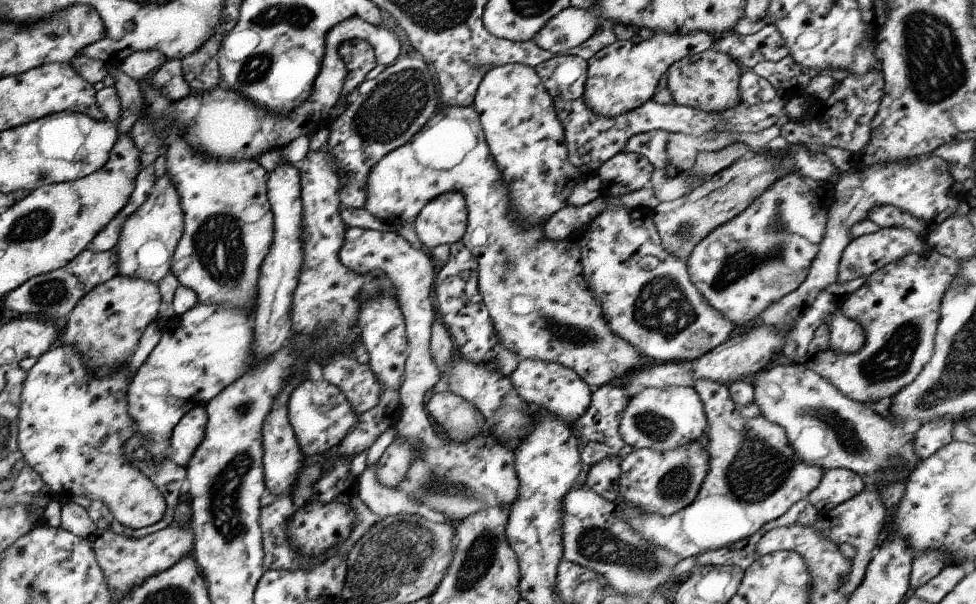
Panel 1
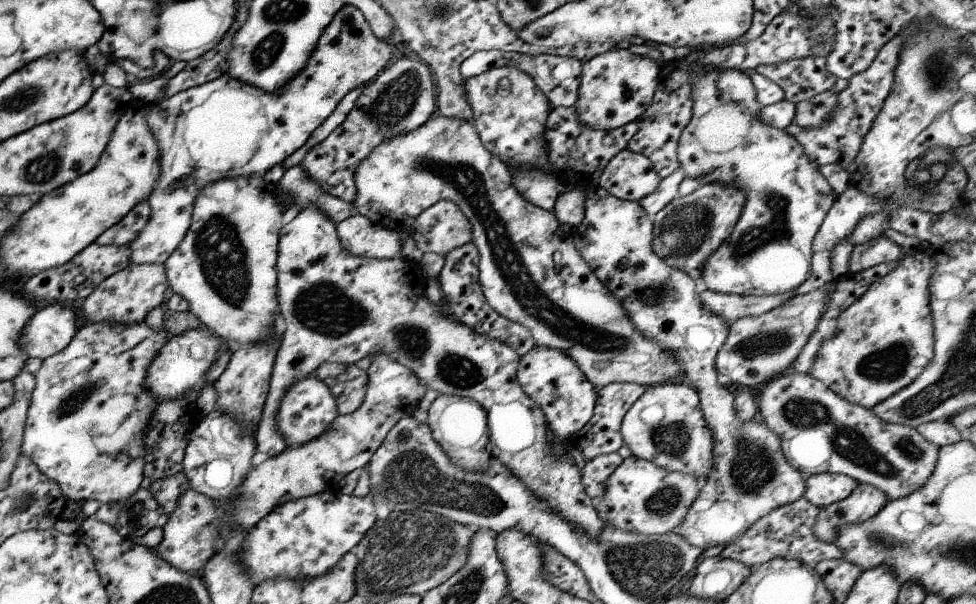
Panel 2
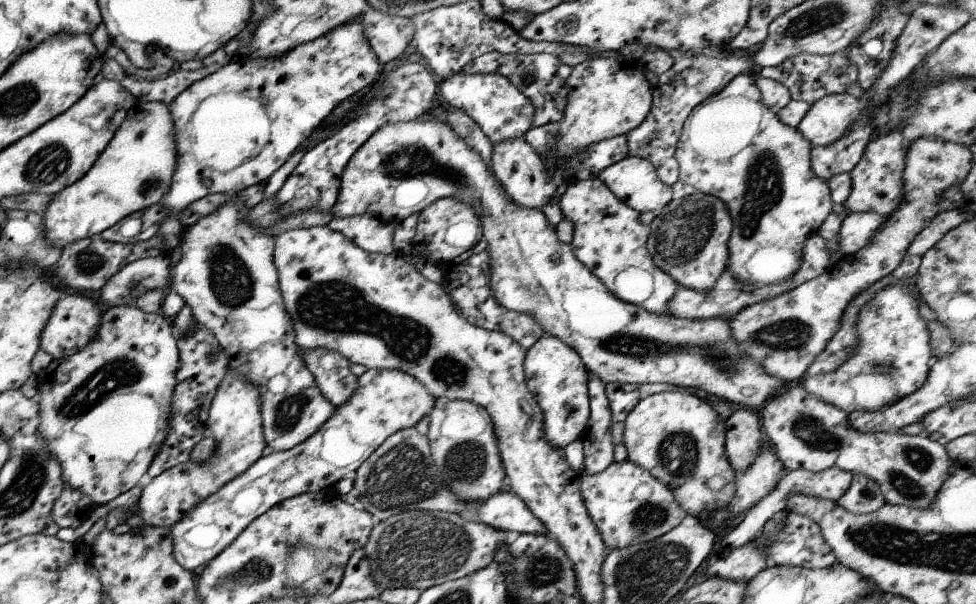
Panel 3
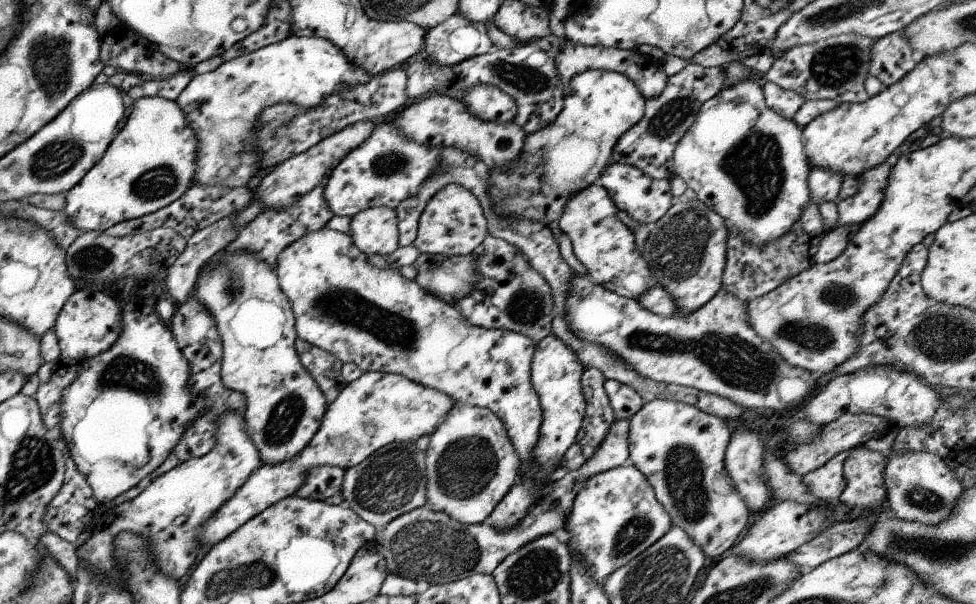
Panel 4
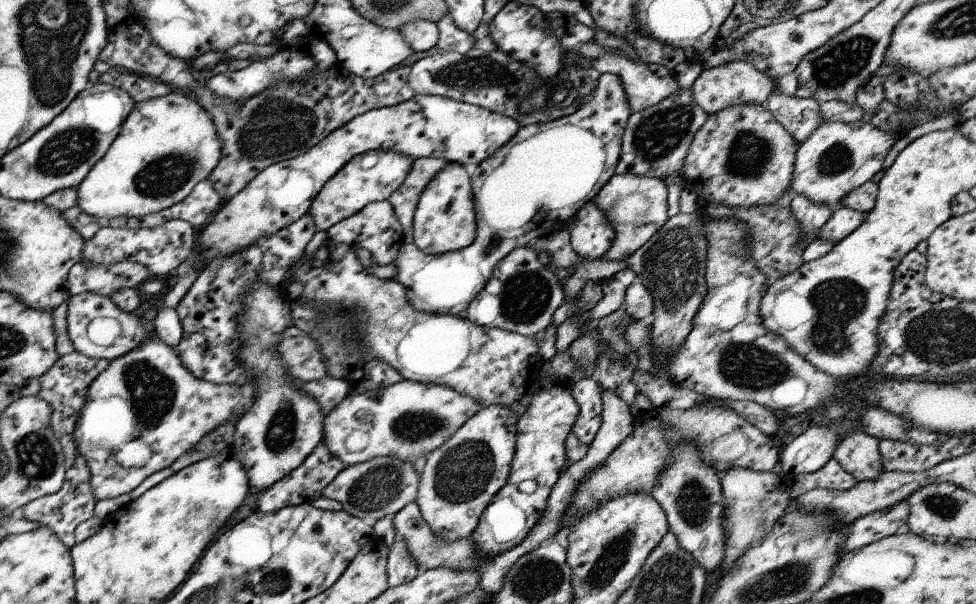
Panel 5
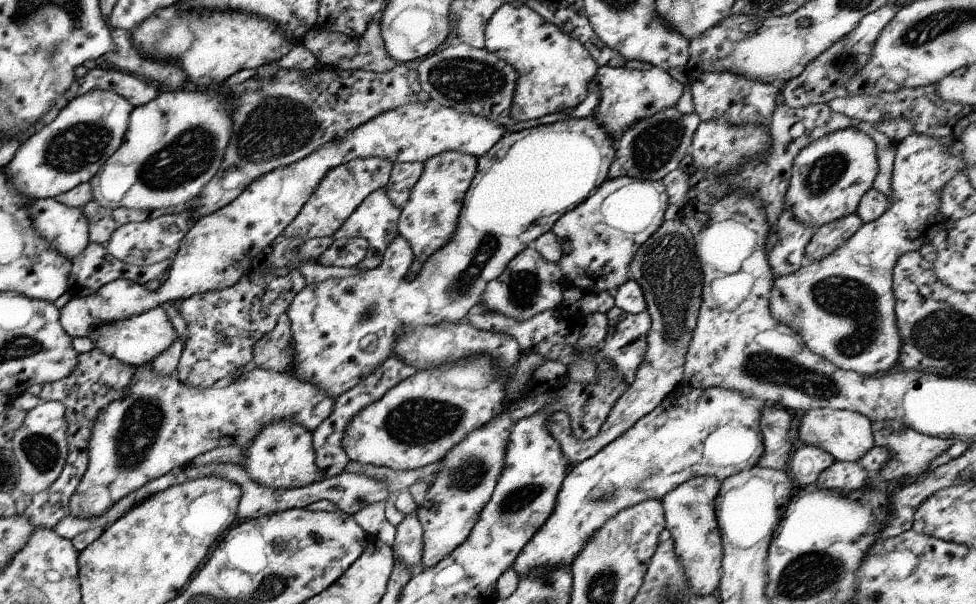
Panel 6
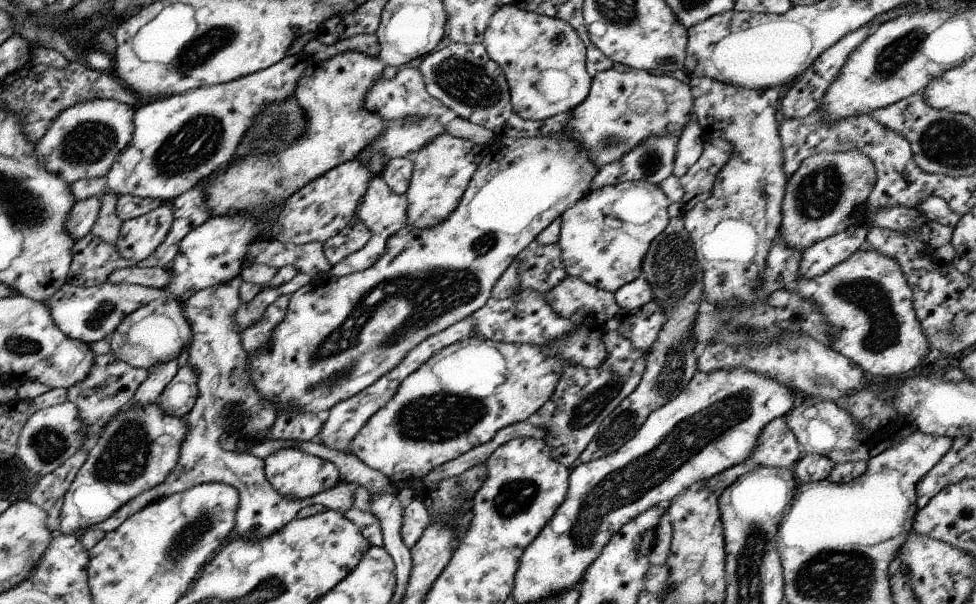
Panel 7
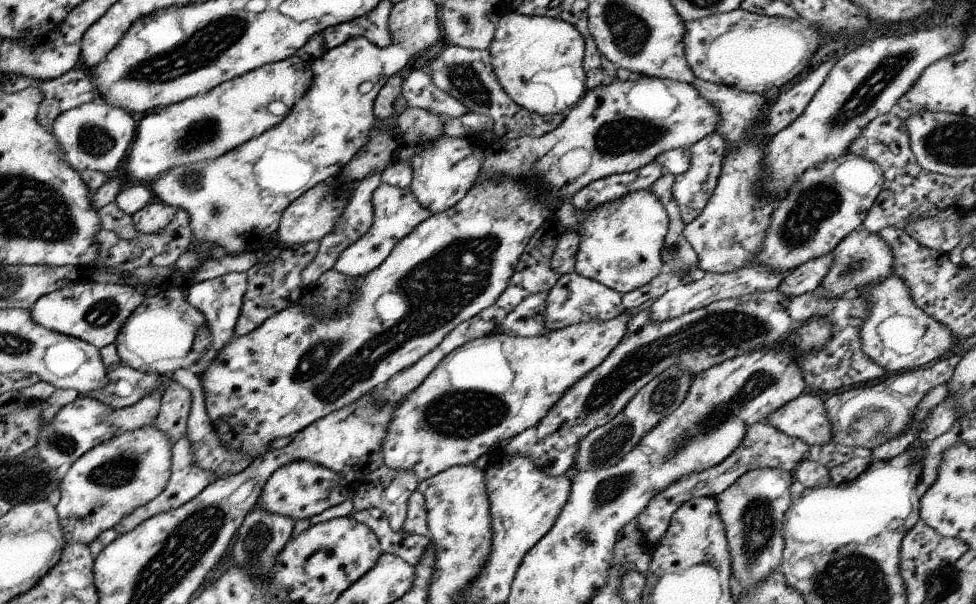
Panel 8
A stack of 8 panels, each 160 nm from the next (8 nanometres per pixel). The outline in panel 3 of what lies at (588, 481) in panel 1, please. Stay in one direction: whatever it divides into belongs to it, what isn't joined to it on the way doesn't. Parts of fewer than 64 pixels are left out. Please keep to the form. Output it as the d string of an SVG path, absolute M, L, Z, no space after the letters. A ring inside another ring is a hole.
M587 372L590 414L587 429L580 439L583 452L581 472L587 476L605 471L605 468L614 462L610 435L611 413L604 393L604 384L595 374Z

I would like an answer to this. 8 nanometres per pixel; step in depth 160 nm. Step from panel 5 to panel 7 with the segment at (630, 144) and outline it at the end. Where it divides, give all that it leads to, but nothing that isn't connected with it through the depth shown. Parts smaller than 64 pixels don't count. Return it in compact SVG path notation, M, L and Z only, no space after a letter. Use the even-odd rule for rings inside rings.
M650 137L644 139L632 151L624 154L619 160L607 163L599 168L590 180L588 190L600 189L604 186L616 185L625 181L645 181L658 185L664 178L672 174L672 164L675 154L677 137Z

